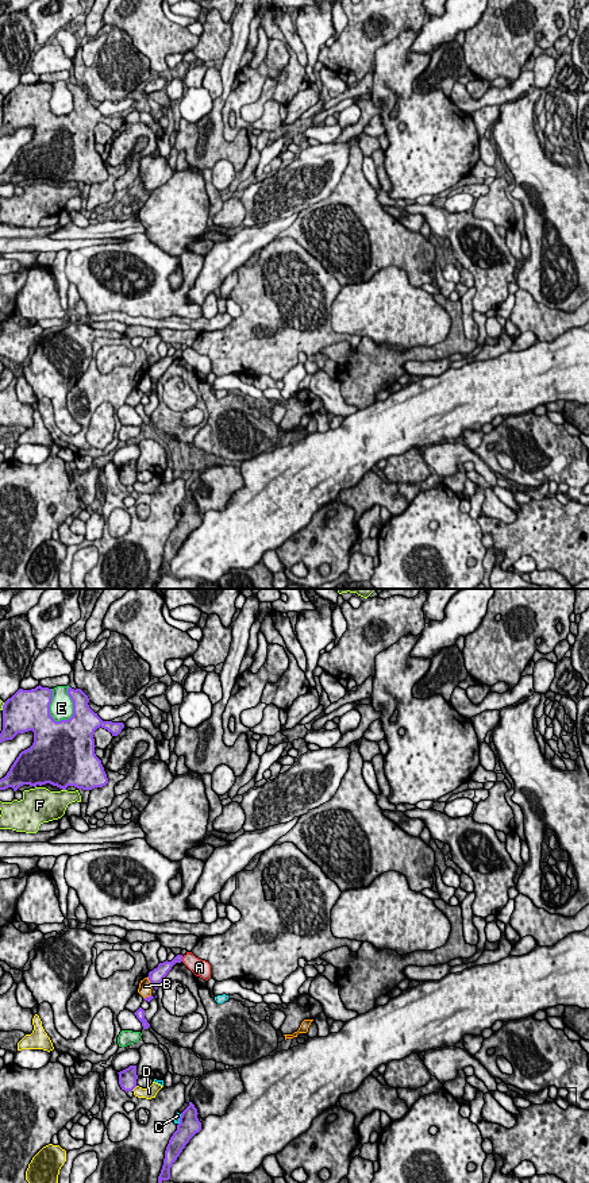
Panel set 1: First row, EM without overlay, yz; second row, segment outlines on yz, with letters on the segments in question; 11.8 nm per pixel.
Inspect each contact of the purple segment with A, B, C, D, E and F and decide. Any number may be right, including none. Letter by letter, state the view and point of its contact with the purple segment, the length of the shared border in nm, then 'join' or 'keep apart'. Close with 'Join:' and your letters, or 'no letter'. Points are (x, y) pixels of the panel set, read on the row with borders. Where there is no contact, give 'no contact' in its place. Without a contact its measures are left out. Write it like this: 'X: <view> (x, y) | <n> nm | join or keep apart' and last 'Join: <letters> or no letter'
A: yz (181, 959) | 70 nm | keep apart
B: yz (150, 982) | 140 nm | keep apart
C: yz (180, 1120) | 130 nm | keep apart
D: yz (134, 1087) | 100 nm | keep apart
E: yz (73, 709) | 460 nm | keep apart
F: yz (64, 789) | 50 nm | keep apart
Join: no letter

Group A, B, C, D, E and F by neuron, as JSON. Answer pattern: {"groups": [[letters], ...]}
{"groups": [["A"], ["B"], ["C"], ["D"], ["E"], ["F"]]}

